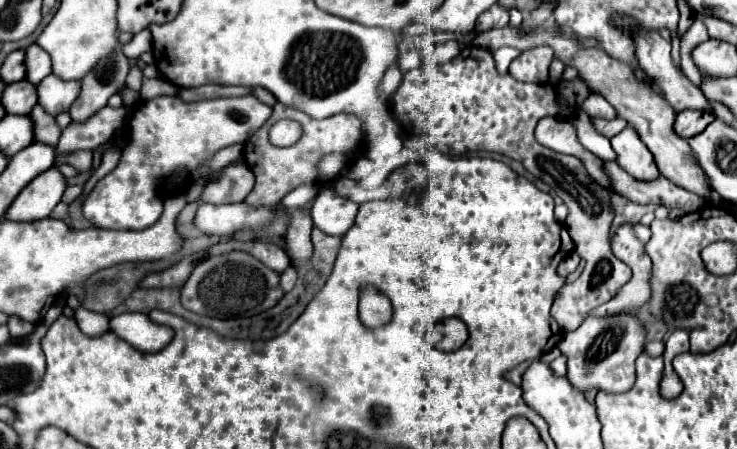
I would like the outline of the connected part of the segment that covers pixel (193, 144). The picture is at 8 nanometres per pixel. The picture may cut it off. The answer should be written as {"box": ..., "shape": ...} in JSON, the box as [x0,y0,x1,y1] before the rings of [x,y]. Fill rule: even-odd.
{"box":[82,96,272,230],"shape":[[[158,96],[142,102],[128,122],[128,144],[122,148],[118,166],[106,174],[88,194],[82,214],[96,228],[144,230],[163,212],[162,195],[168,184],[184,185],[194,170],[202,168],[212,154],[230,144],[246,142],[272,114],[272,108],[254,96],[184,102],[178,96]],[[162,178],[166,184],[156,184]]]}

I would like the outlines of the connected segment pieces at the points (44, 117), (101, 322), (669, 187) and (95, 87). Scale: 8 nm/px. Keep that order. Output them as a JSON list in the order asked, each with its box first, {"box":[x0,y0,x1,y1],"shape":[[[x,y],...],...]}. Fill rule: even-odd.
[{"box":[30,104,60,148],"shape":[[[38,104],[30,112],[30,118],[32,118],[32,124],[34,124],[34,140],[56,148],[58,138],[60,138],[60,128],[56,126],[56,120],[50,114],[46,114],[42,110],[42,106],[38,106]]]},{"box":[74,306,109,336],"shape":[[[82,306],[75,310],[74,318],[87,336],[100,336],[109,330],[109,318],[106,315],[89,311]]]},{"box":[602,160,706,212],"shape":[[[602,160],[602,170],[610,178],[612,192],[626,196],[634,204],[648,204],[648,206],[664,204],[668,208],[678,208],[682,212],[694,212],[706,204],[704,198],[676,186],[664,176],[658,176],[652,182],[640,182],[628,176],[614,160]]]},{"box":[70,46,130,122],"shape":[[[118,46],[110,58],[100,60],[82,80],[82,90],[78,100],[70,108],[70,116],[74,122],[82,122],[90,118],[94,112],[106,106],[108,98],[118,94],[130,72],[130,60],[124,56],[122,48]]]}]

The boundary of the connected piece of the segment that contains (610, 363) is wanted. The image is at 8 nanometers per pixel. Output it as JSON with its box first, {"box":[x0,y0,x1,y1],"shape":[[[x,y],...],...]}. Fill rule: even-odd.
{"box":[558,316,646,394],"shape":[[[588,316],[574,331],[567,332],[558,348],[568,358],[568,382],[586,394],[590,390],[604,392],[626,392],[634,384],[634,360],[644,350],[646,332],[642,324],[632,316],[610,316],[594,318]]]}

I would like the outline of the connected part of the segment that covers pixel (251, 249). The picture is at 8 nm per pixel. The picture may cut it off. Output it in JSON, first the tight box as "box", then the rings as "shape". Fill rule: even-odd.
{"box":[228,240,290,274],"shape":[[[228,240],[228,248],[230,250],[242,250],[242,252],[248,252],[248,254],[256,256],[264,266],[272,268],[278,274],[282,274],[290,266],[288,254],[272,242],[236,242],[236,240]]]}

